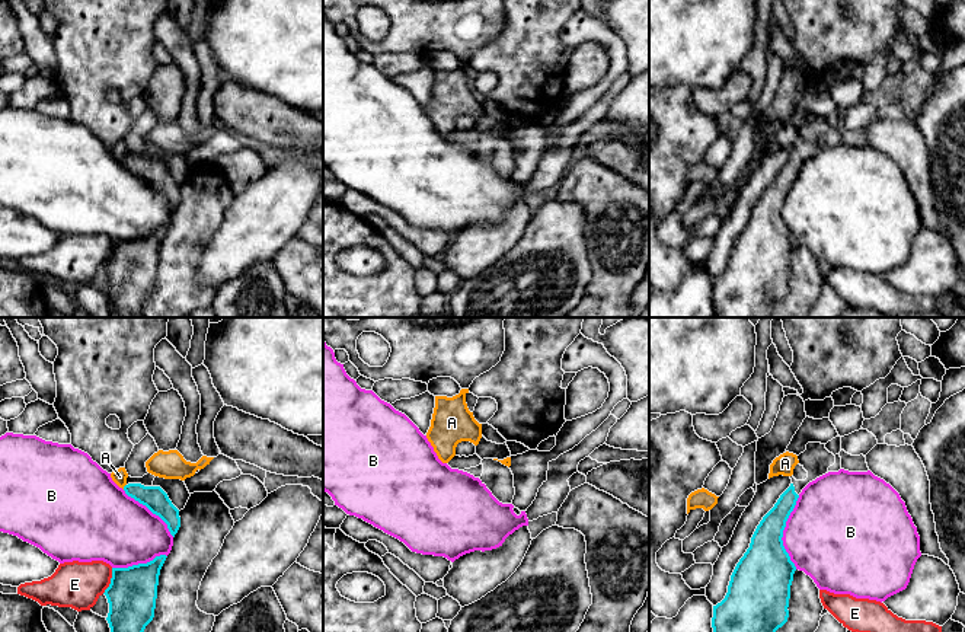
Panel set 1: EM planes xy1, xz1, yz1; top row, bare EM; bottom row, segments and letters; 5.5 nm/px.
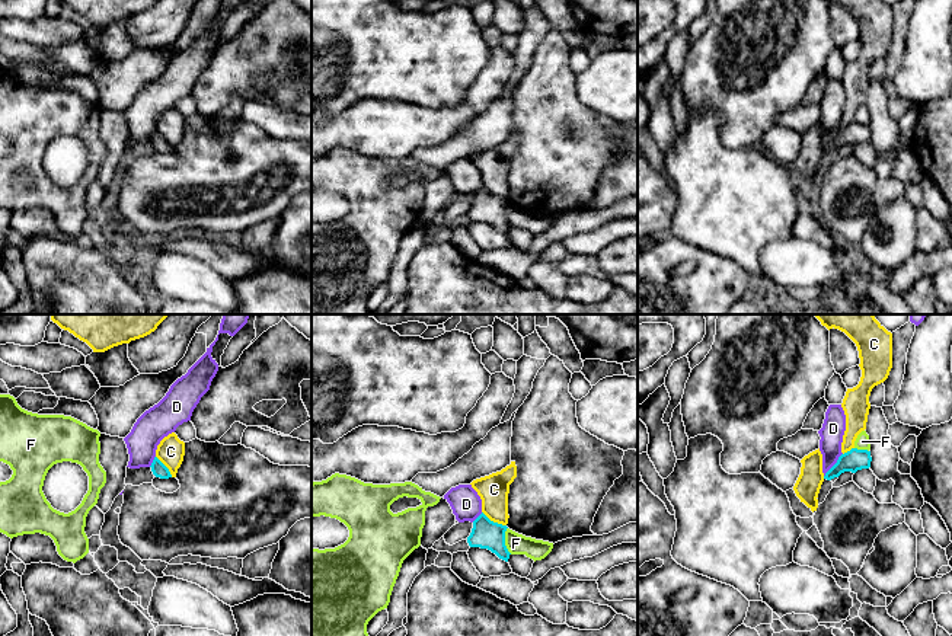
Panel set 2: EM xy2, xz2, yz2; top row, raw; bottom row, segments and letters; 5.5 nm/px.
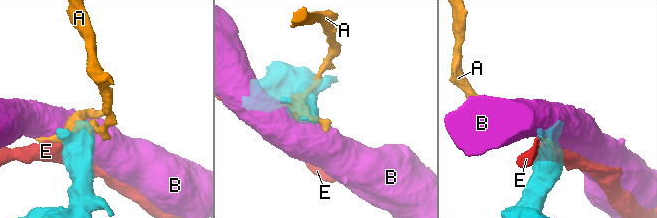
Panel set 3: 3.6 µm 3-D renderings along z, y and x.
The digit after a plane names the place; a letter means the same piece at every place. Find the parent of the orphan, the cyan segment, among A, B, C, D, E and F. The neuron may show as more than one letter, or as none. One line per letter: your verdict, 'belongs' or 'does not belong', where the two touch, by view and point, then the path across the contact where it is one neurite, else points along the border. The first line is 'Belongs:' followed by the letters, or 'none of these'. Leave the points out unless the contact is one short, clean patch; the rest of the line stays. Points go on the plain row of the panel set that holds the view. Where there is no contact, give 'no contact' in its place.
Belongs: none of these
A: does not belong; contact xy1 (124, 160)
B: does not belong; contact yz1 (782, 206)
C: does not belong; contact xz2 (492, 195)
D: does not belong; contact yz2 (834, 138); border yz2 (842, 127), (824, 150)
E: does not belong; contact xy1 (111, 255)
F: does not belong; contact xz2 (504, 214); border xz2 (507, 201), (505, 221), (511, 227)

